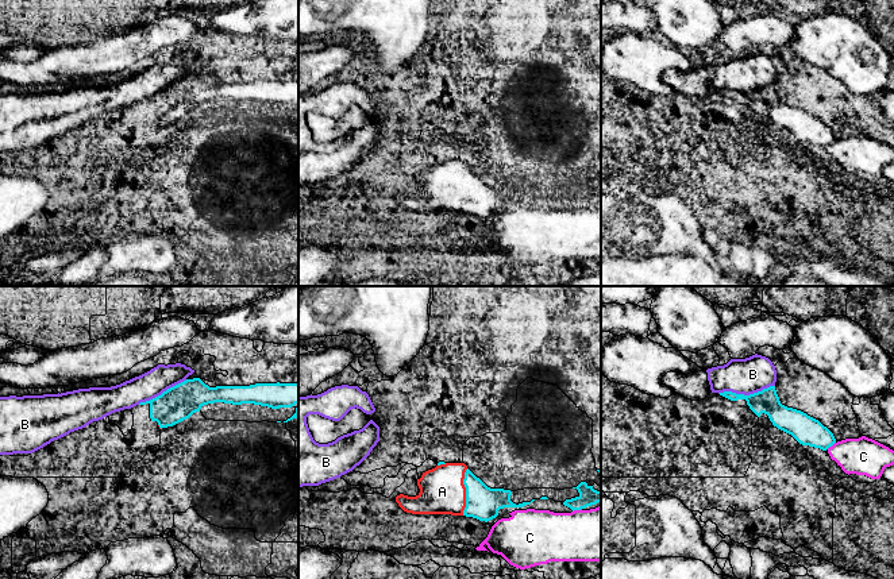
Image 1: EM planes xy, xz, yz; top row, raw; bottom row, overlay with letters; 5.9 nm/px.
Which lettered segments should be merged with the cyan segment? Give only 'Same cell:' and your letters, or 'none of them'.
Same cell: A

